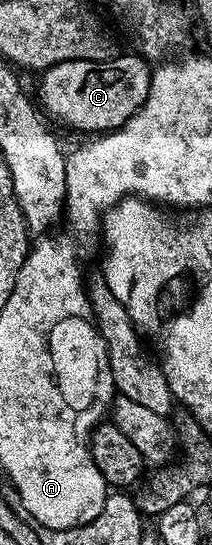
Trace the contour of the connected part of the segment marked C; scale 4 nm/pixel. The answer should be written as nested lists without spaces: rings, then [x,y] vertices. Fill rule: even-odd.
[[[119,53],[106,63],[78,59],[48,67],[42,72],[40,79],[43,80],[39,83],[42,110],[55,119],[64,119],[79,131],[106,133],[115,130],[126,119],[137,114],[151,88],[152,68],[147,67],[146,58],[135,55]]]

